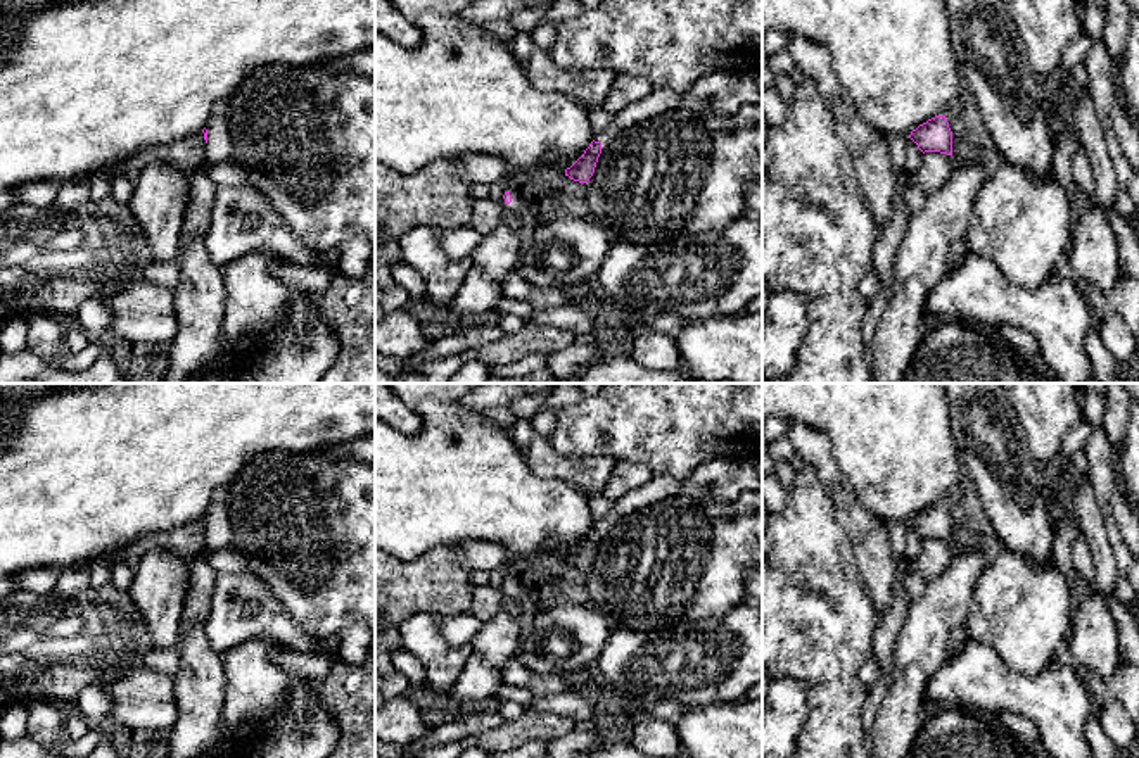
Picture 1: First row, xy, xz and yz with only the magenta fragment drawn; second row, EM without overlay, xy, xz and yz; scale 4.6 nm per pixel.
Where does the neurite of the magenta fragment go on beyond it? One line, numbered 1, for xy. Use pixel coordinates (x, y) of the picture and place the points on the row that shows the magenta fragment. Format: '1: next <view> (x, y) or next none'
1: next none

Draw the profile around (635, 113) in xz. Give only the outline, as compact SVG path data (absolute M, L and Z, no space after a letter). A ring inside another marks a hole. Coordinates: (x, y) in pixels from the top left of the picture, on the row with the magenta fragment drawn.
M717 71L697 79L684 93L669 88L653 88L641 102L629 104L617 112L607 129L595 135L601 150L624 129L655 114L671 109L690 109L714 117L733 116L747 104L759 102L759 92L752 71Z

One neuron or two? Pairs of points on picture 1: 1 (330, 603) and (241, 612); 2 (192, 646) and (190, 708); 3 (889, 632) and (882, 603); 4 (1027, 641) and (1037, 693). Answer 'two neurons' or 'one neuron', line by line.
1: two neurons
2: one neuron
3: two neurons
4: two neurons

